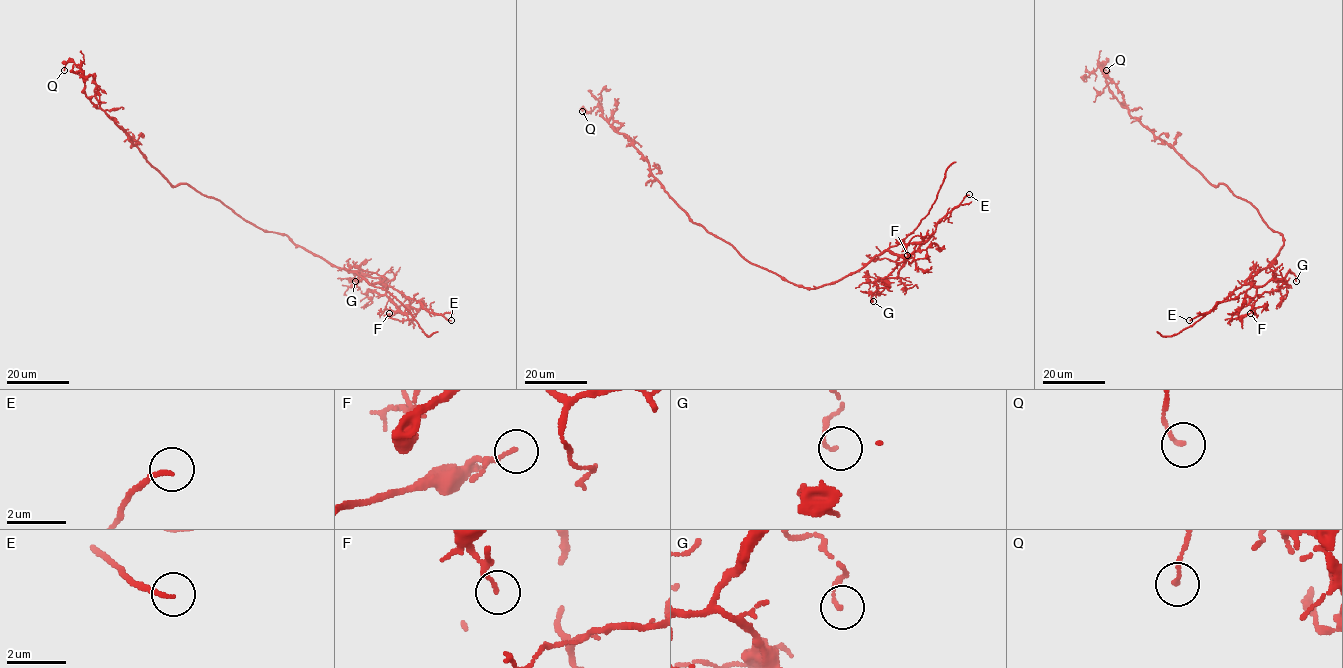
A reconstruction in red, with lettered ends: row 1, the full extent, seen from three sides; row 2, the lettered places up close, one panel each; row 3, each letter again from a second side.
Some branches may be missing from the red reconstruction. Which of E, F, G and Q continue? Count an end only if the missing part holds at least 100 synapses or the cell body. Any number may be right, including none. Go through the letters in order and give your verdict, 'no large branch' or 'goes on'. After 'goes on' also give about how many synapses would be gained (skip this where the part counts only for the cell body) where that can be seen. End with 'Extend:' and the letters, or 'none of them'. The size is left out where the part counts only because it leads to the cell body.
E: no large branch
F: no large branch
G: no large branch
Q: no large branch
Extend: none of them

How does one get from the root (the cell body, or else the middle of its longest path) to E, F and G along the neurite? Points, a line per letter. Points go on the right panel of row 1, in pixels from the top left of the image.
E: (1259, 213), (1282, 236), (1279, 252), (1266, 267), (1250, 275), (1247, 289), (1189, 320)
F: (1259, 213), (1283, 245), (1250, 275), (1246, 283), (1256, 295), (1230, 321), (1250, 313)
G: (1259, 213), (1282, 236), (1283, 245), (1246, 283), (1263, 286), (1274, 276), (1281, 281), (1288, 272), (1296, 281)

